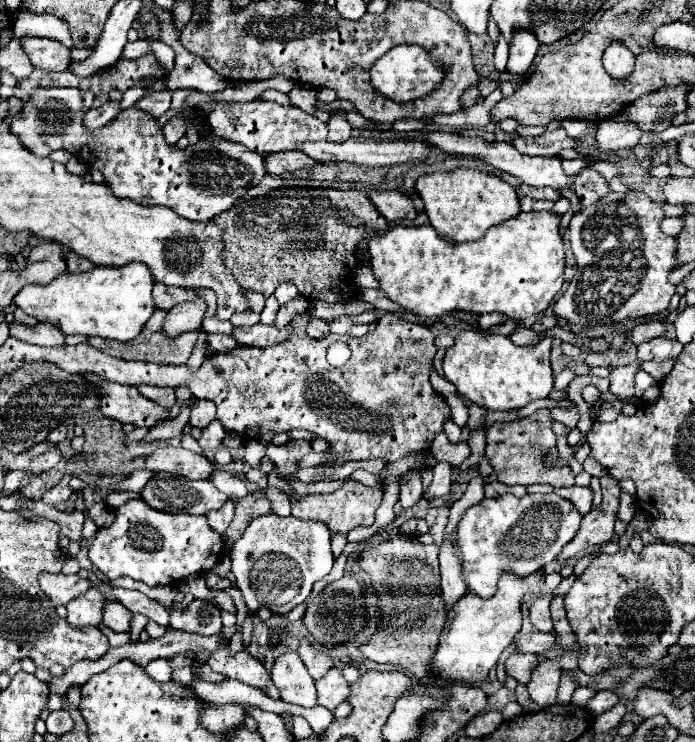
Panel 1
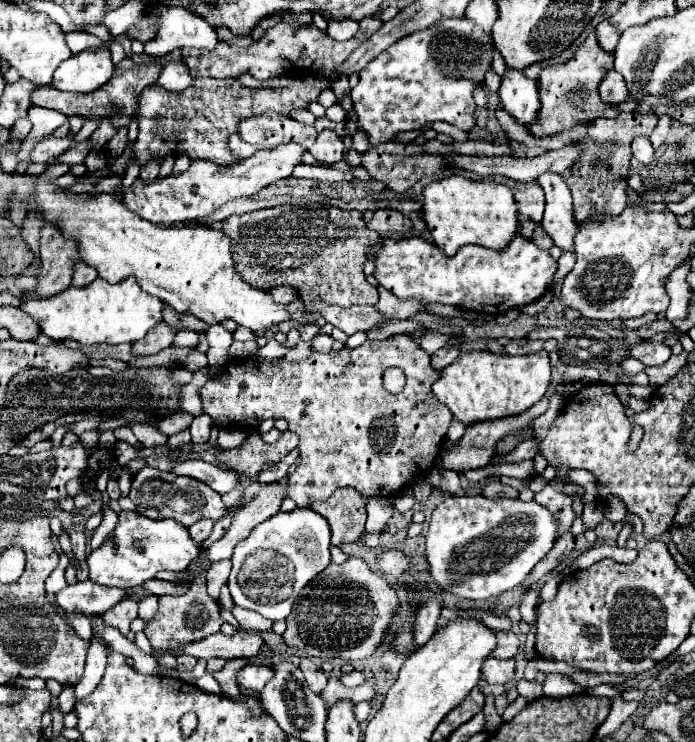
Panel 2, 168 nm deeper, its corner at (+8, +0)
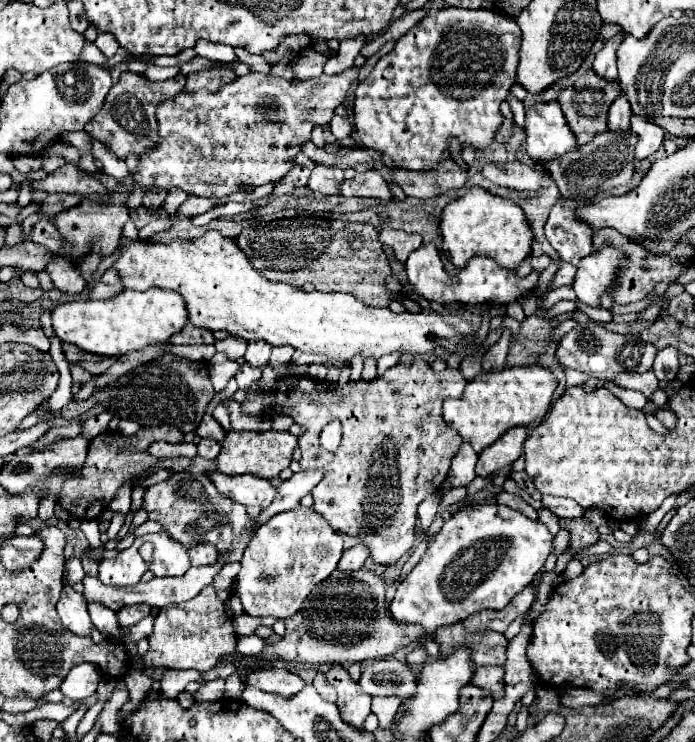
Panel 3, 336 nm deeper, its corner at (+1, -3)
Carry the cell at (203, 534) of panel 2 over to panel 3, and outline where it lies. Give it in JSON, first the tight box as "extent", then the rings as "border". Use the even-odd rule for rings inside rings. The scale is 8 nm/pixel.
{"extent":[189,542,217,566],"border":[[[201,542],[189,548],[189,556],[191,556],[191,566],[203,566],[203,564],[211,564],[211,560],[215,560],[217,548],[213,544]]]}

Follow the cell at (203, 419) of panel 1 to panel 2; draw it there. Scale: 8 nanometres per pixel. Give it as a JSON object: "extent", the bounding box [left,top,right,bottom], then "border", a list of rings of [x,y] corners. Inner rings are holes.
{"extent":[190,413,212,443],"border":[[[204,413],[200,417],[196,417],[190,425],[190,435],[192,435],[192,443],[206,443],[210,437],[210,429],[212,429],[212,419]]]}

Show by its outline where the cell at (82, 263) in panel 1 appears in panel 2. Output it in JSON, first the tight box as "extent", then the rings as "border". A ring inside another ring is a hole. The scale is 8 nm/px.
{"extent":[72,263,98,287],"border":[[[78,263],[78,265],[74,267],[72,287],[86,287],[86,285],[90,285],[96,277],[98,277],[98,273],[96,273],[90,265],[86,265],[86,263]]]}

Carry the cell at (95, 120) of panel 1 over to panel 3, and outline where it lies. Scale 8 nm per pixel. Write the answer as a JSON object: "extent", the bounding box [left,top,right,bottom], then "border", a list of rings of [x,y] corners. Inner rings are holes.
{"extent":[13,156,43,174],"border":[[[15,156],[13,158],[13,164],[19,172],[23,174],[29,174],[29,172],[35,172],[35,170],[41,170],[43,166],[43,156]]]}

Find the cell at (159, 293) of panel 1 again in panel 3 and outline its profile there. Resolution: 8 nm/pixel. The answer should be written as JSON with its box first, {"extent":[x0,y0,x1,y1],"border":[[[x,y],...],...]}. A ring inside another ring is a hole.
{"extent":[171,324,213,344],"border":[[[187,324],[181,332],[171,336],[171,344],[213,344],[213,332]]]}

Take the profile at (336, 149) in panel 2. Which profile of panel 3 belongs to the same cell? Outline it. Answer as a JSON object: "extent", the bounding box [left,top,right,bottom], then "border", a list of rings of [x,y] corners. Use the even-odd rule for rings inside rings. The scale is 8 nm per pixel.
{"extent":[309,164,343,194],"border":[[[315,164],[309,178],[309,188],[321,194],[339,194],[337,184],[343,180],[343,170],[339,166],[329,164]]]}

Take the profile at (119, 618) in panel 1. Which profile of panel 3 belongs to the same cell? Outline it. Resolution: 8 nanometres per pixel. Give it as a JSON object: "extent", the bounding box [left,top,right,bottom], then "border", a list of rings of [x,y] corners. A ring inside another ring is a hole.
{"extent":[117,604,151,628],"border":[[[135,604],[135,606],[125,606],[117,612],[117,618],[119,618],[119,624],[121,628],[129,628],[133,624],[137,624],[141,618],[149,616],[151,614],[151,608],[147,604]]]}

